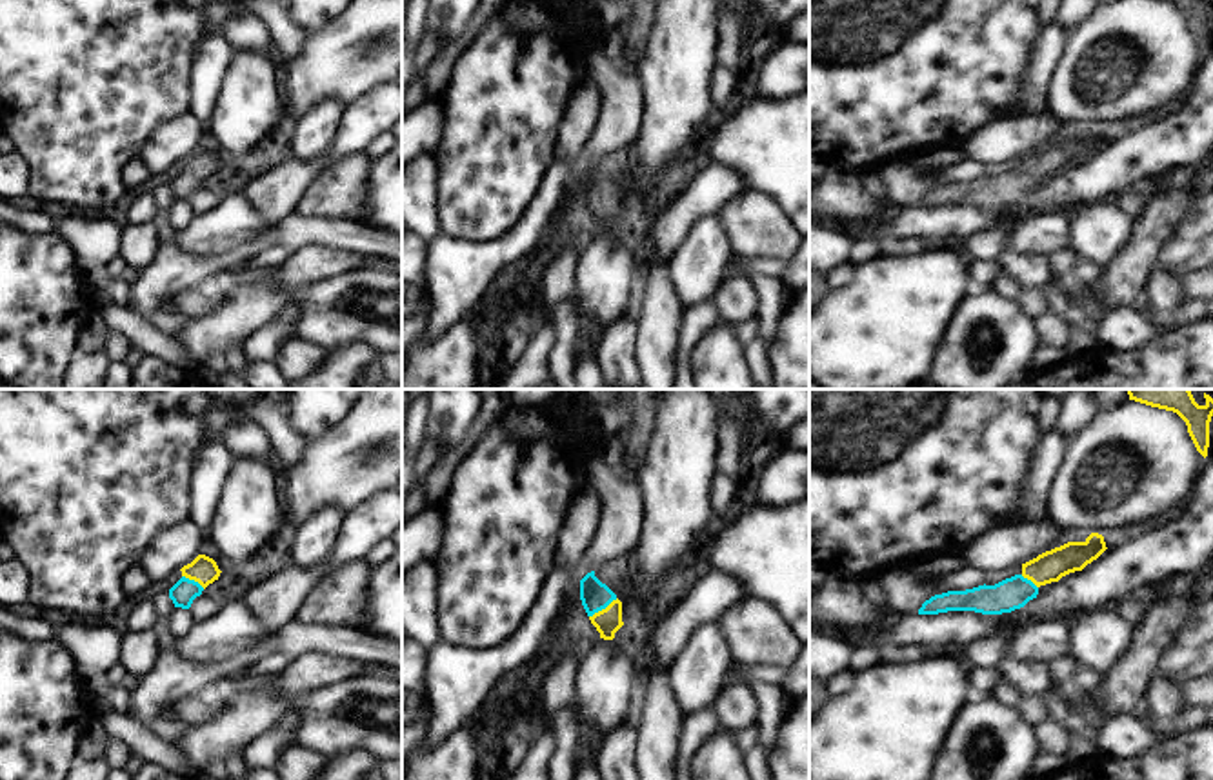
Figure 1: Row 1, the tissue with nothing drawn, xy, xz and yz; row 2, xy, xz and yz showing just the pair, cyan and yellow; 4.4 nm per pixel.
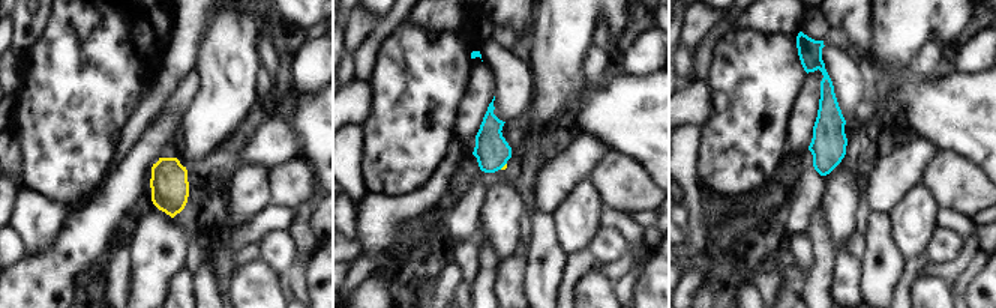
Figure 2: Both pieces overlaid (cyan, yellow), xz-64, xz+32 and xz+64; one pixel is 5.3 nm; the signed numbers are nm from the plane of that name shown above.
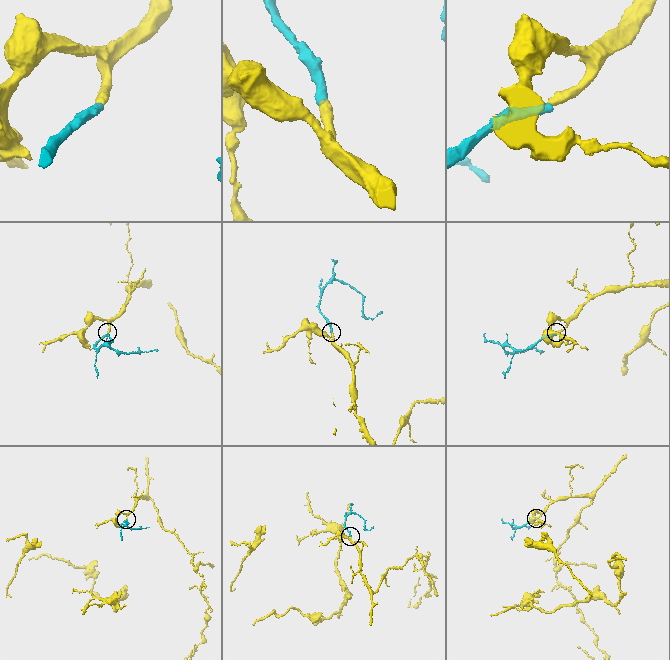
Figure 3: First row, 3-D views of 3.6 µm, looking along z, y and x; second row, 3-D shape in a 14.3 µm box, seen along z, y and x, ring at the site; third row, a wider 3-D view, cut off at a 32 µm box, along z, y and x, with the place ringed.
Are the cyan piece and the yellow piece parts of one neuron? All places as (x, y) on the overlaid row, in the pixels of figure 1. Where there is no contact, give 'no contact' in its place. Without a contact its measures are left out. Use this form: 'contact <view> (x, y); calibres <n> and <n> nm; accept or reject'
contact xz (602, 608); calibres 130 and 120 nm; accept

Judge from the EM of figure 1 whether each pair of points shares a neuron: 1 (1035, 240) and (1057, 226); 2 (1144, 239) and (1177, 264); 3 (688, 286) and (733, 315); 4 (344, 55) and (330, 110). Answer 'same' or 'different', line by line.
1: same
2: different
3: different
4: different

